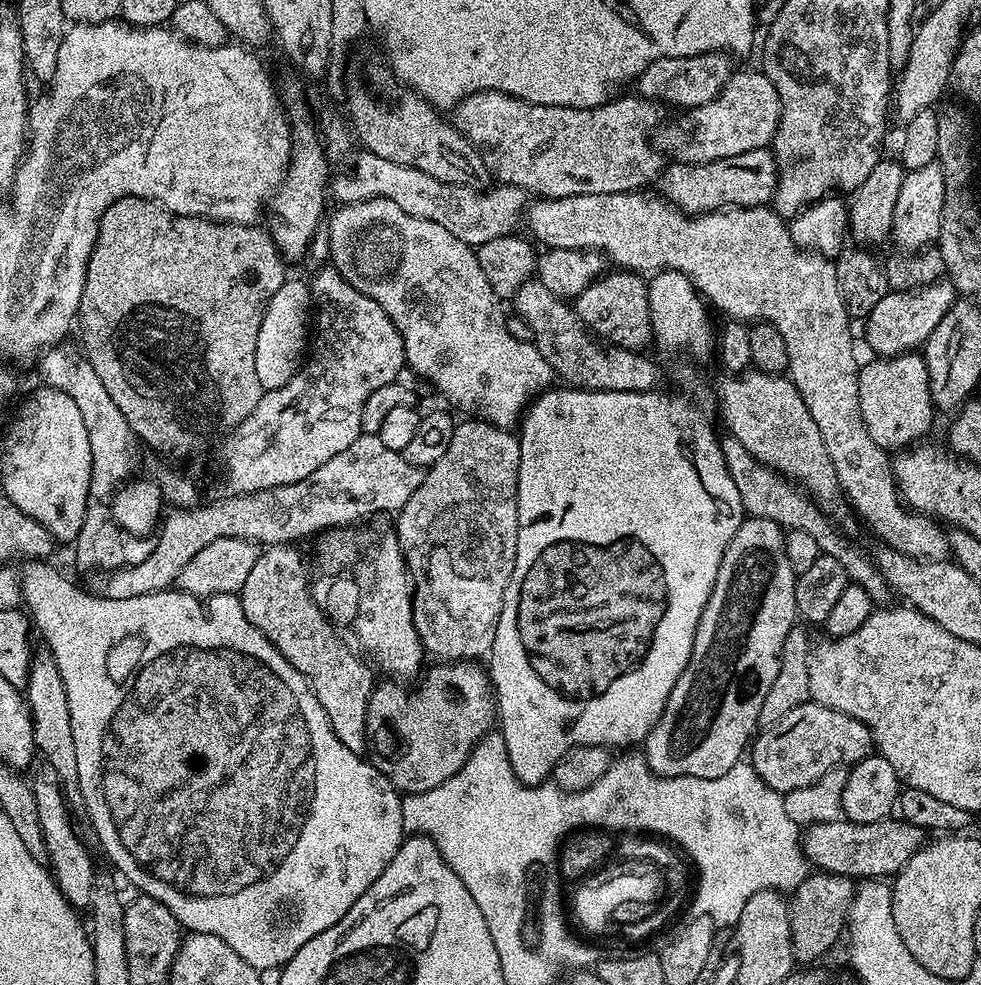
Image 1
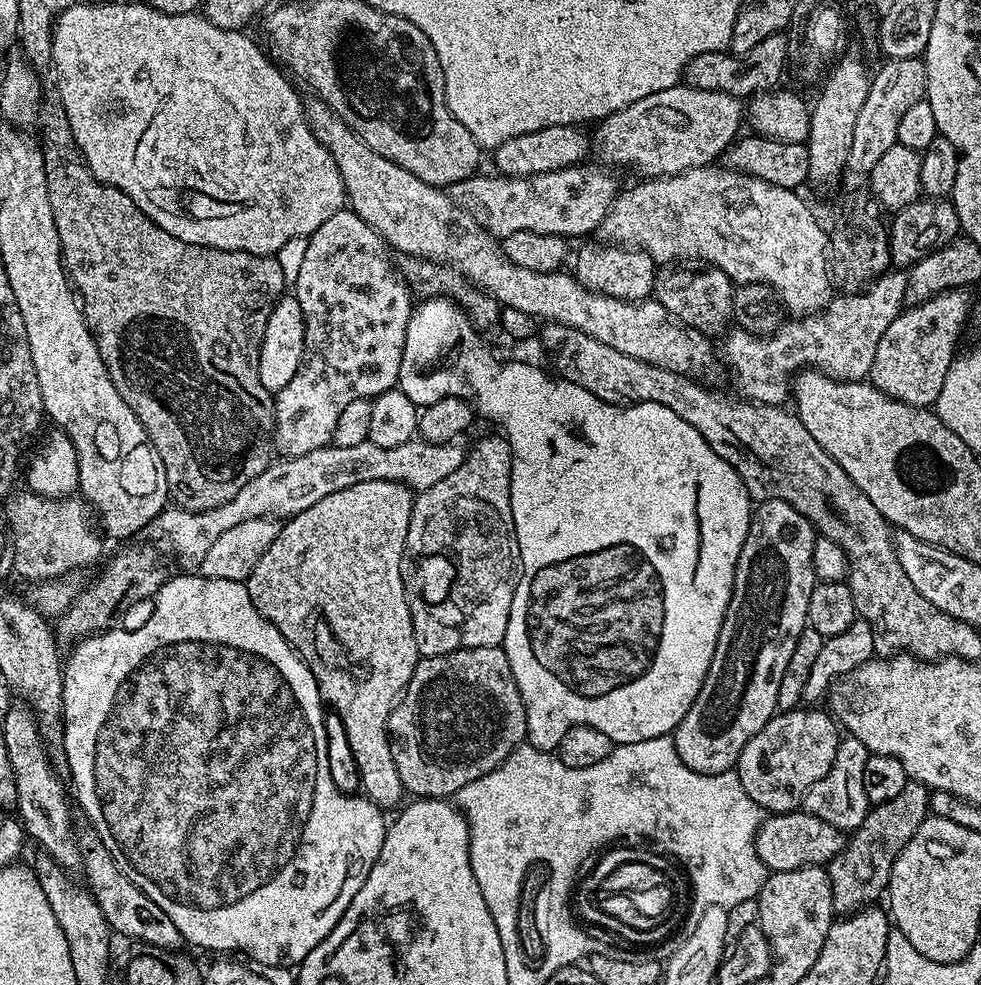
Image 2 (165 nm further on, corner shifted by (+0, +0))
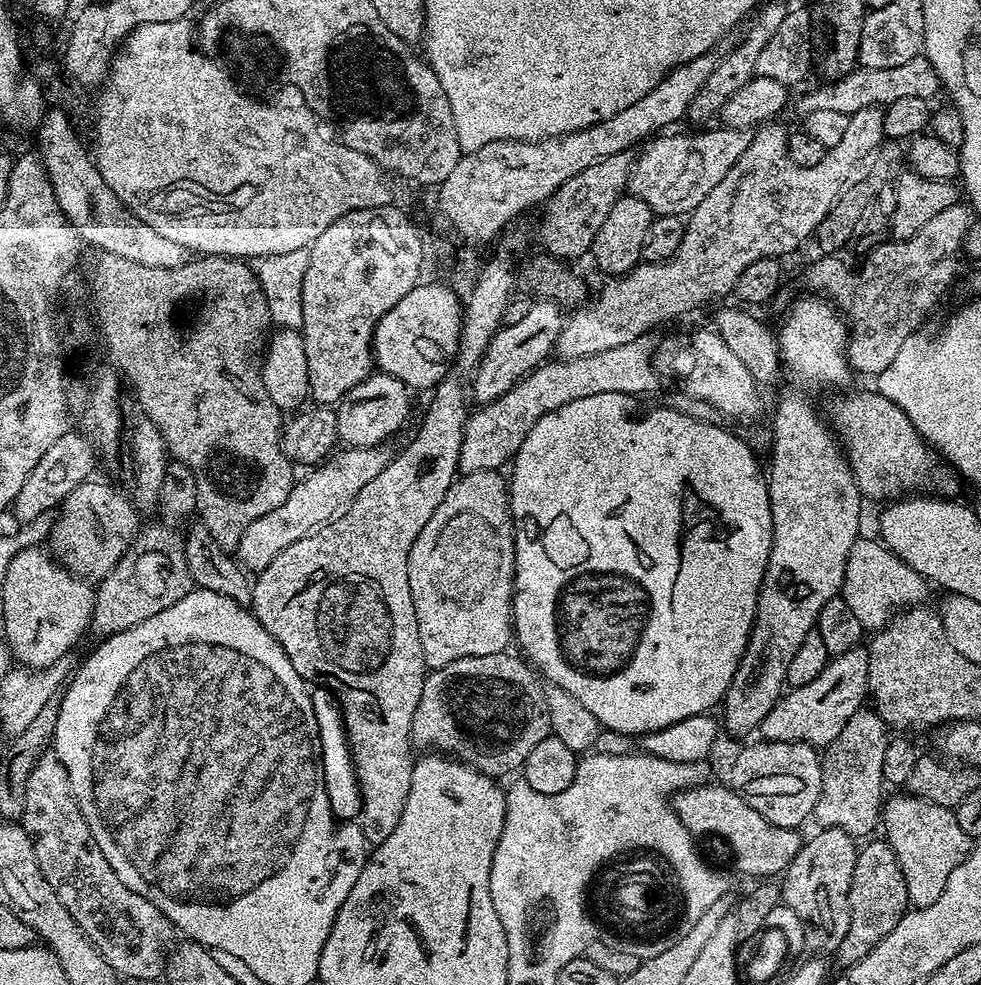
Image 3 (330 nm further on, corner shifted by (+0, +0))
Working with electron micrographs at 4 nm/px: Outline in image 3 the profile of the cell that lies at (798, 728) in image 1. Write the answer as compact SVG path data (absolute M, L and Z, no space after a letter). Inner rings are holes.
M756 740L751 743L737 754L732 764L732 791L754 806L754 810L774 826L799 829L800 823L815 813L816 803L822 794L824 765L821 753L813 745L802 744L799 740Z

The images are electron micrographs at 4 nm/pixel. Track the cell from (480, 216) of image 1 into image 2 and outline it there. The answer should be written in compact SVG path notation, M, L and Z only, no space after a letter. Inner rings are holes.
M581 162L570 168L563 168L561 172L547 172L531 178L477 174L457 184L448 185L446 191L459 208L466 210L466 214L474 217L478 226L482 226L494 237L503 238L510 234L518 234L518 230L530 230L534 234L554 234L573 238L572 236L584 236L587 232L595 233L610 210L612 201L618 195L616 180L611 176L613 173L603 172L600 168L591 168L590 165L591 163Z

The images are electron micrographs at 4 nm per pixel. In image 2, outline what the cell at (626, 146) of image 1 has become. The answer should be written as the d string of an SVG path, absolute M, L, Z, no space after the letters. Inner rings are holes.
M681 82L672 88L658 90L658 94L646 94L646 98L638 98L638 102L630 102L630 106L599 121L595 125L594 148L600 151L602 159L613 164L613 169L637 168L641 172L639 175L644 178L673 176L691 168L706 168L719 161L737 139L740 119L743 121L745 116L746 108L741 97L725 92L698 90Z

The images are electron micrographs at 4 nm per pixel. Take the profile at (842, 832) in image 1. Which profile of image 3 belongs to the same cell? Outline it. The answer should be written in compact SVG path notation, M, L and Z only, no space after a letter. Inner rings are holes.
M705 782L694 788L685 788L683 792L679 793L675 797L674 807L676 813L678 814L678 818L688 827L688 831L695 834L697 837L704 836L709 832L712 836L721 836L722 839L725 840L726 843L732 847L732 852L736 855L736 868L740 872L745 872L748 876L760 876L756 878L776 878L781 874L787 872L788 868L794 862L794 858L800 852L800 845L802 843L802 836L799 836L801 833L797 831L795 828L783 828L782 826L774 826L771 824L769 820L766 818L762 818L762 814L758 814L758 810L754 810L754 806L750 806L746 801L740 797L737 792L732 791L731 787L725 786L724 788L720 784L711 784L711 782Z

